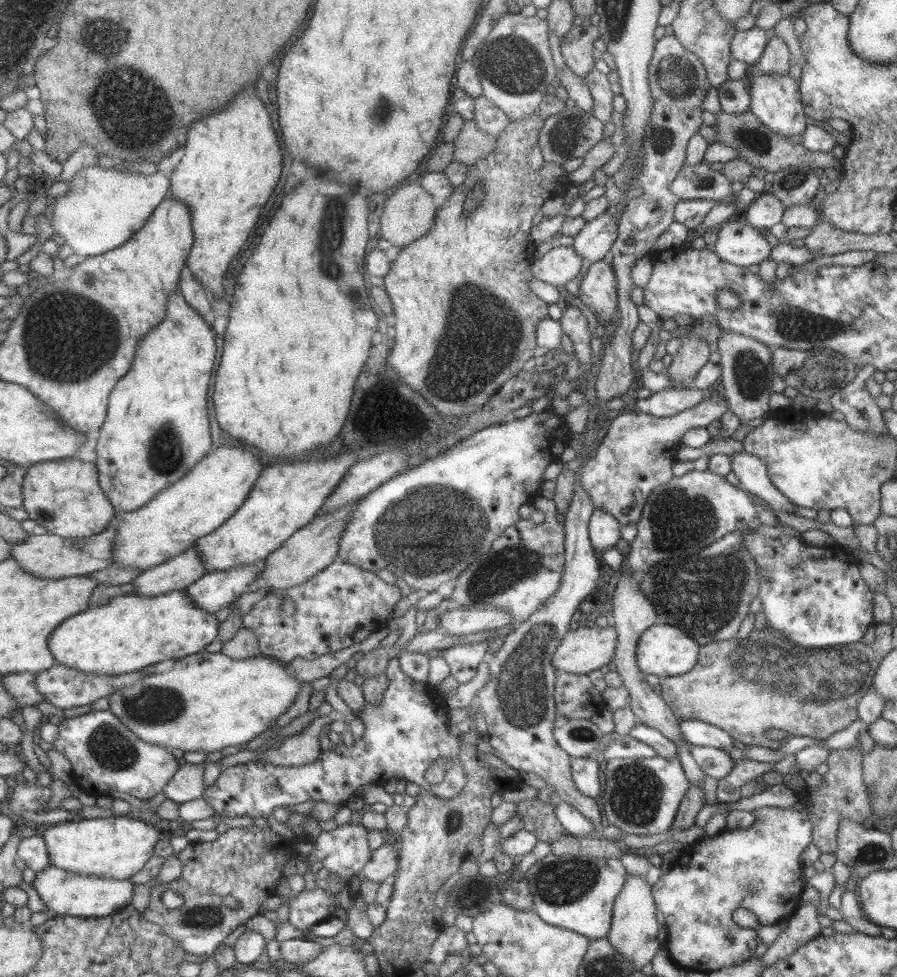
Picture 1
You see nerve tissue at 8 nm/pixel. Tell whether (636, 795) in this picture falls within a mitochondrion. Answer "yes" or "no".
yes

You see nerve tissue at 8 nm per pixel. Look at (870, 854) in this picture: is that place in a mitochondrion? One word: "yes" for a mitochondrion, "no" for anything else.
yes

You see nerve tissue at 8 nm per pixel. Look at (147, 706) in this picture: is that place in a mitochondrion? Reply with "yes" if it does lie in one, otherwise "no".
yes

